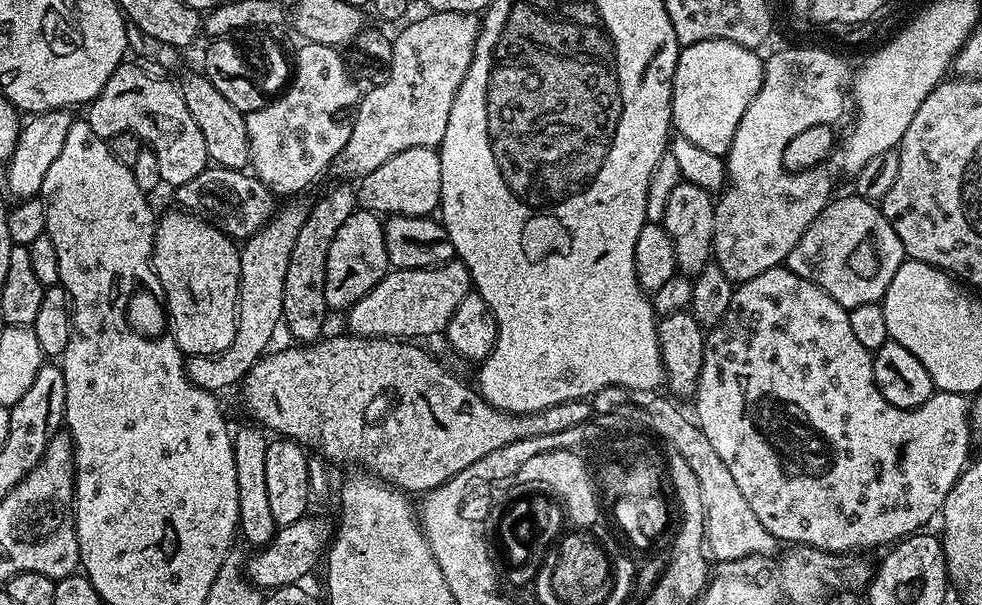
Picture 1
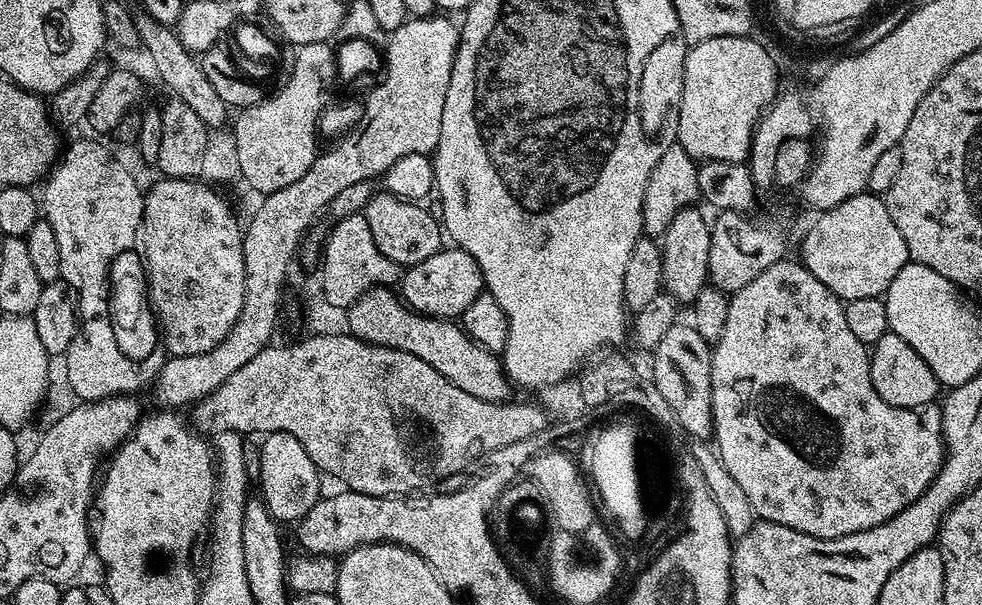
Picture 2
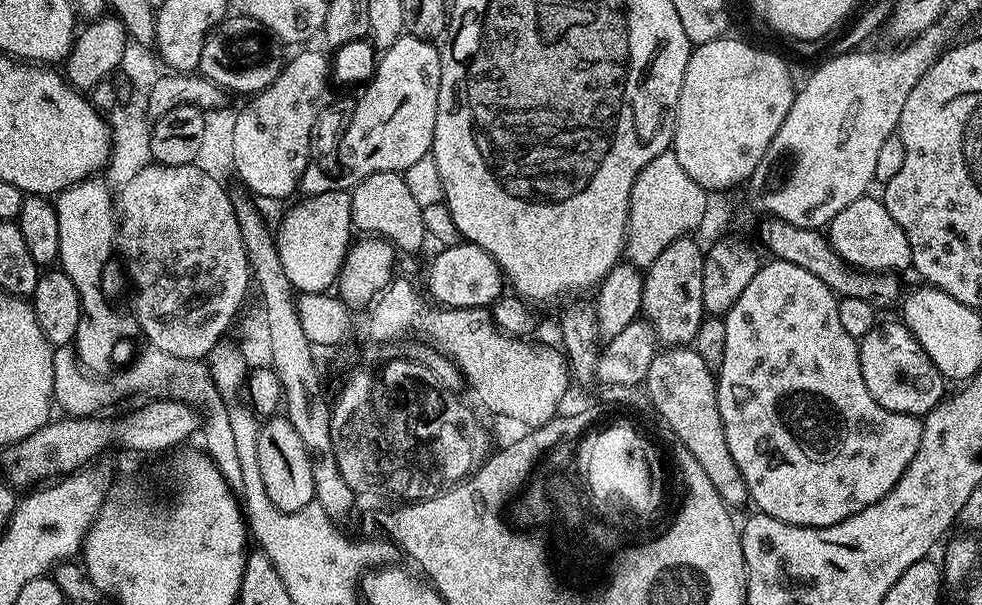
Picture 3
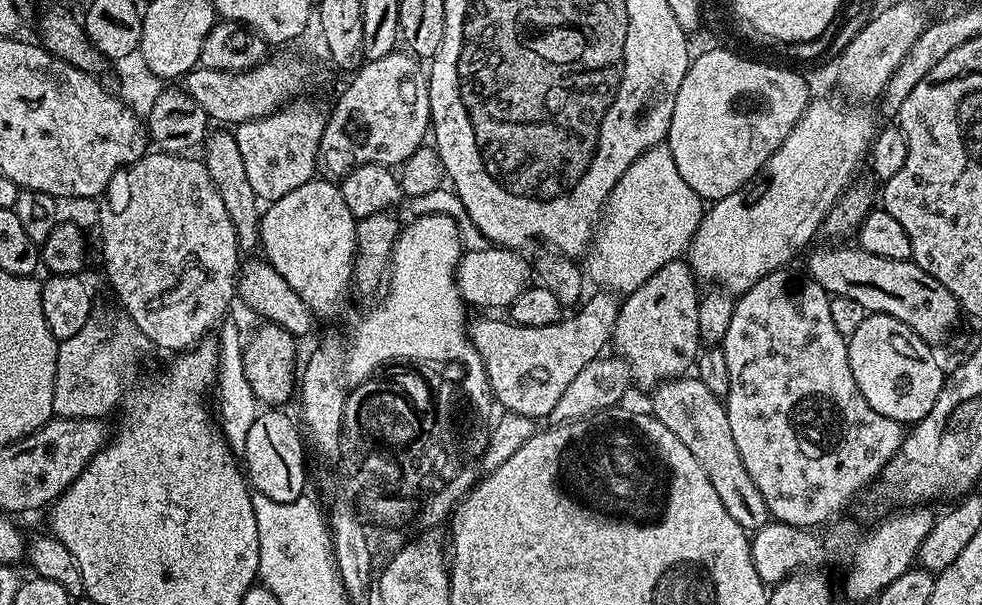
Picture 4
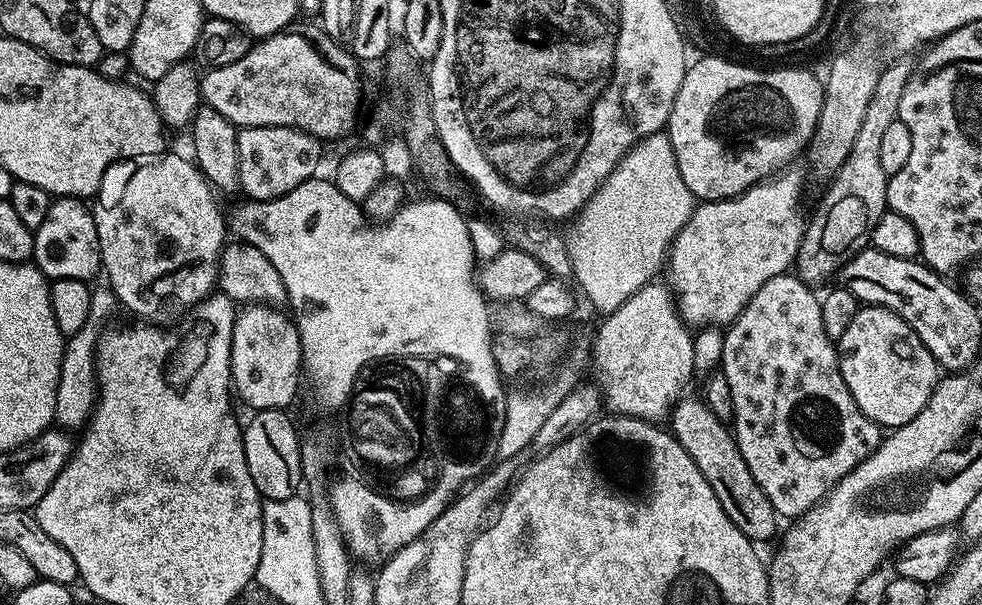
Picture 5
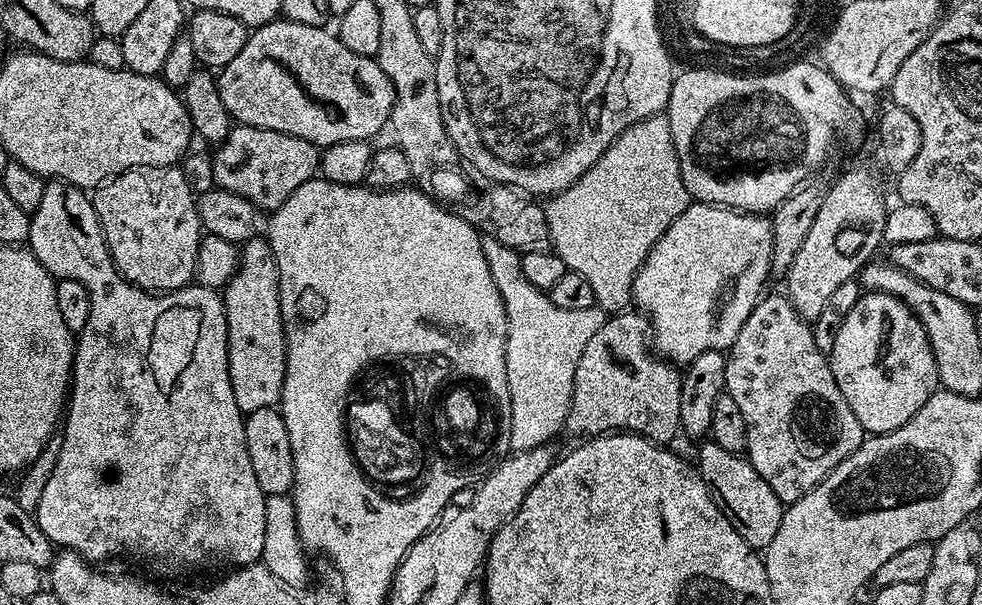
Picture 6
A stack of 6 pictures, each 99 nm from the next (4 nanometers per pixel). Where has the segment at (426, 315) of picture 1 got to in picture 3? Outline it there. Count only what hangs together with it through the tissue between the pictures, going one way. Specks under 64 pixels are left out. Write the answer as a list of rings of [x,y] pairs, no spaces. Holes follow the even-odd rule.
[[[461,242],[439,250],[441,252],[428,264],[427,295],[437,305],[445,308],[488,308],[505,295],[504,273],[496,265],[496,259],[486,250],[482,250],[482,246]]]

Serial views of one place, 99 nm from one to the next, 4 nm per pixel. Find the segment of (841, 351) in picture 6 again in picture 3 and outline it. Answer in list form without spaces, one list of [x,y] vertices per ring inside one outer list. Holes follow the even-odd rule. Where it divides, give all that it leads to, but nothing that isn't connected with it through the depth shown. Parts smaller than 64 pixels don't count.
[[[877,322],[866,334],[858,341],[860,346],[860,365],[862,366],[862,382],[866,382],[866,390],[870,390],[870,395],[878,406],[886,406],[886,410],[894,410],[898,414],[910,414],[911,416],[925,417],[928,411],[939,404],[946,395],[945,377],[940,375],[940,371],[930,362],[926,350],[910,334],[910,330],[902,322],[896,324],[884,324]]]

